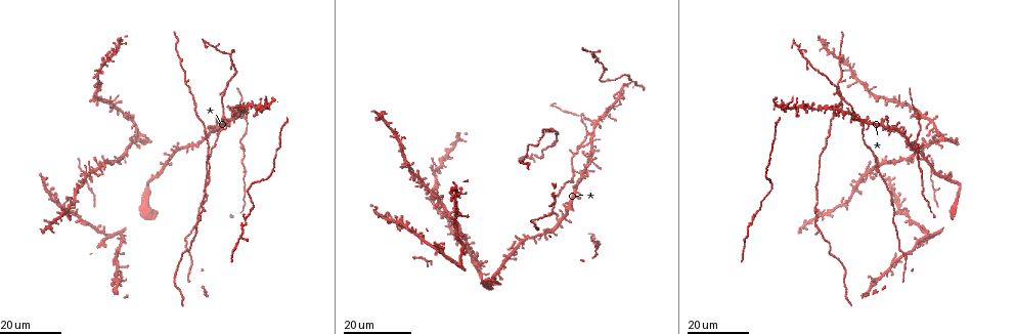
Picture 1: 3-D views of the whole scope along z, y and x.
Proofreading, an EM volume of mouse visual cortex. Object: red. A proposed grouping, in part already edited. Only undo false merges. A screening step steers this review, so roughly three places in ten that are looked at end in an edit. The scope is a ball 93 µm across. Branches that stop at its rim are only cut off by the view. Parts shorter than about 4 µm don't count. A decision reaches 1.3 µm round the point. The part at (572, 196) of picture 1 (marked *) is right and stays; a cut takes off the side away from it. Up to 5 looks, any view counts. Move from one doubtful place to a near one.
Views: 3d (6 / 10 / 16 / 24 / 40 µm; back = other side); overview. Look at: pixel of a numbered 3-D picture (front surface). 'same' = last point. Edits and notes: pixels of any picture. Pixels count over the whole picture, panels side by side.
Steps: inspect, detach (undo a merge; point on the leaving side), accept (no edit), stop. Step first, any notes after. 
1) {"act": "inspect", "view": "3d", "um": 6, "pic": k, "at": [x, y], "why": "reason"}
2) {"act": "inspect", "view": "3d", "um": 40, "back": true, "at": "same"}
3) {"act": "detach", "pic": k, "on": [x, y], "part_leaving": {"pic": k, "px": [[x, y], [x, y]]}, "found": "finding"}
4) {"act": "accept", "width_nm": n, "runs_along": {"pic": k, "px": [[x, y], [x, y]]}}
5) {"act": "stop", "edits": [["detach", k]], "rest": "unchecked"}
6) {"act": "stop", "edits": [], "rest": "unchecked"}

{"act": "inspect", "view": "3d", "um": 24, "pic": 1, "at": [837, 92], "why": "a fork"}

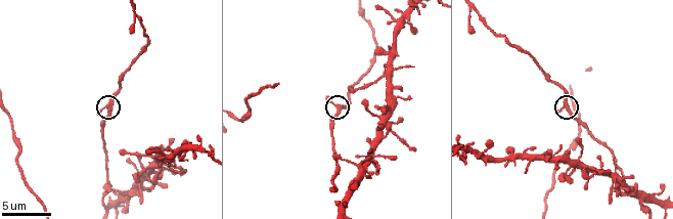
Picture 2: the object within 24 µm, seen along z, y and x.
{"act": "inspect", "view": "3d", "um": 6, "pic": 2, "at": [337, 107]}

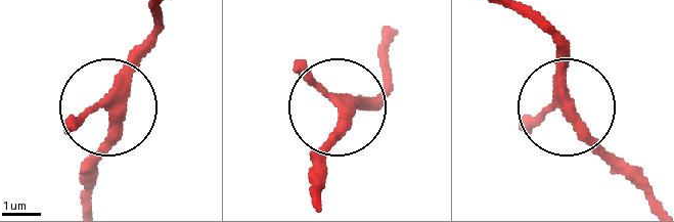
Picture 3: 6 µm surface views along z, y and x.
{"act": "accept", "arms": 3, "runs_along": {"pic": 3, "px": [[93, 205], [116, 78], [158, 32]]}, "found": "continuous, no second cell"}

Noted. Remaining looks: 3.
{"act": "inspect", "view": "3d", "um": 10, "pic": 2, "at": [203, 152], "why": "small branch off a trunk"}

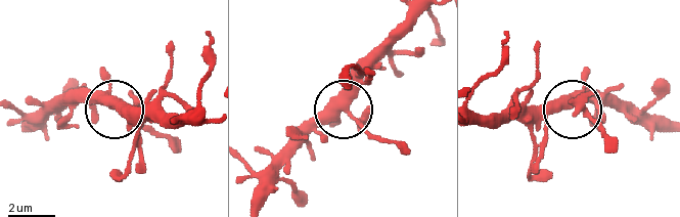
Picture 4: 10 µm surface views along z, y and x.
{"act": "inspect", "view": "3d", "um": 6, "pic": 4, "at": [342, 105]}

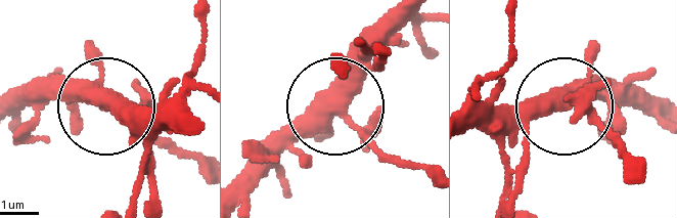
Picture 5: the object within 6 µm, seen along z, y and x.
{"act": "accept", "arms": 5, "runs_along": {"pic": 5, "px": [[244, 187], [332, 113], [398, 165]]}, "found": "continuous, no second cell"}

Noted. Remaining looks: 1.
{"act": "inspect", "view": "3d", "um": 10, "pic": 2, "at": [128, 195], "why": "thin arm on a thick one"}

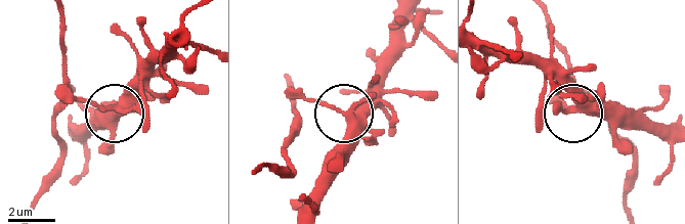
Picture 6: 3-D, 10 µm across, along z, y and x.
{"act": "accept", "width_nm": 250, "runs_along": {"pic": 6, "px": [[68, 136], [102, 119], [154, 68]]}, "found": "continuous, no second cell"}

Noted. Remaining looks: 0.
{"act": "stop", "edits": [], "rest": "unchecked"}

